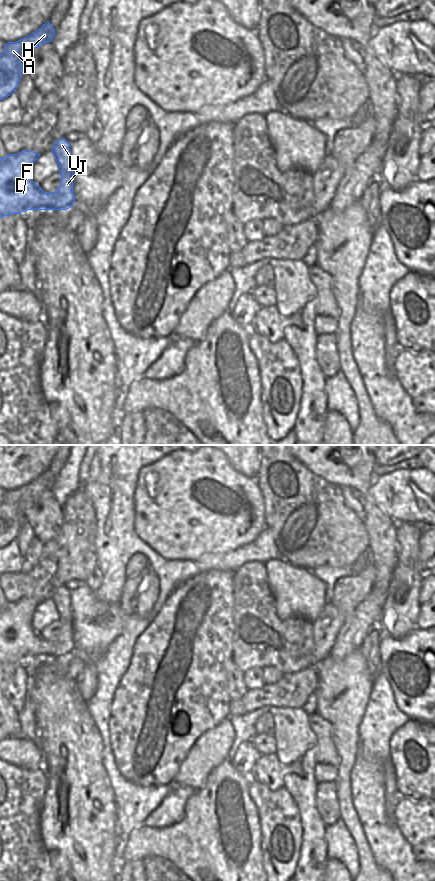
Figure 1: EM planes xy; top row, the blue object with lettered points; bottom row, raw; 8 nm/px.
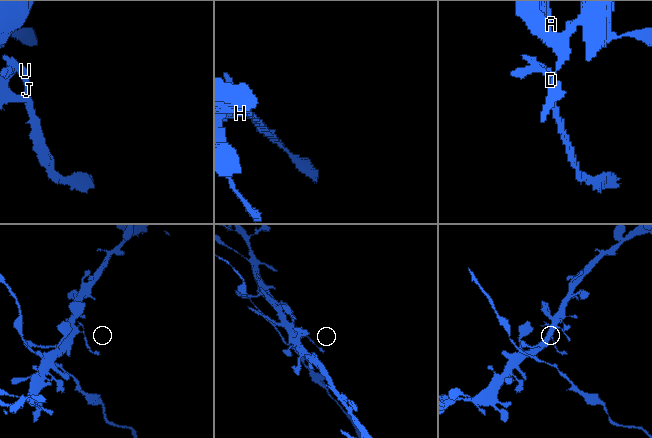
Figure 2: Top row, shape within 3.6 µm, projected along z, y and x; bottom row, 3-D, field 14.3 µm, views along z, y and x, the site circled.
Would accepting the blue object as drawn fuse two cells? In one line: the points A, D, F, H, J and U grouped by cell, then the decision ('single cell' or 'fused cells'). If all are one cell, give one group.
groups A D F H / J U; fused cells

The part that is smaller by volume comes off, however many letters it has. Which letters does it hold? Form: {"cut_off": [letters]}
{"cut_off": ["J", "U"]}

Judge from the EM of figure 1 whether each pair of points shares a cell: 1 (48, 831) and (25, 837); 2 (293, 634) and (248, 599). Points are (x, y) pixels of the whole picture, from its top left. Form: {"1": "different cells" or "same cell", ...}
{"1": "different cells", "2": "same cell"}

